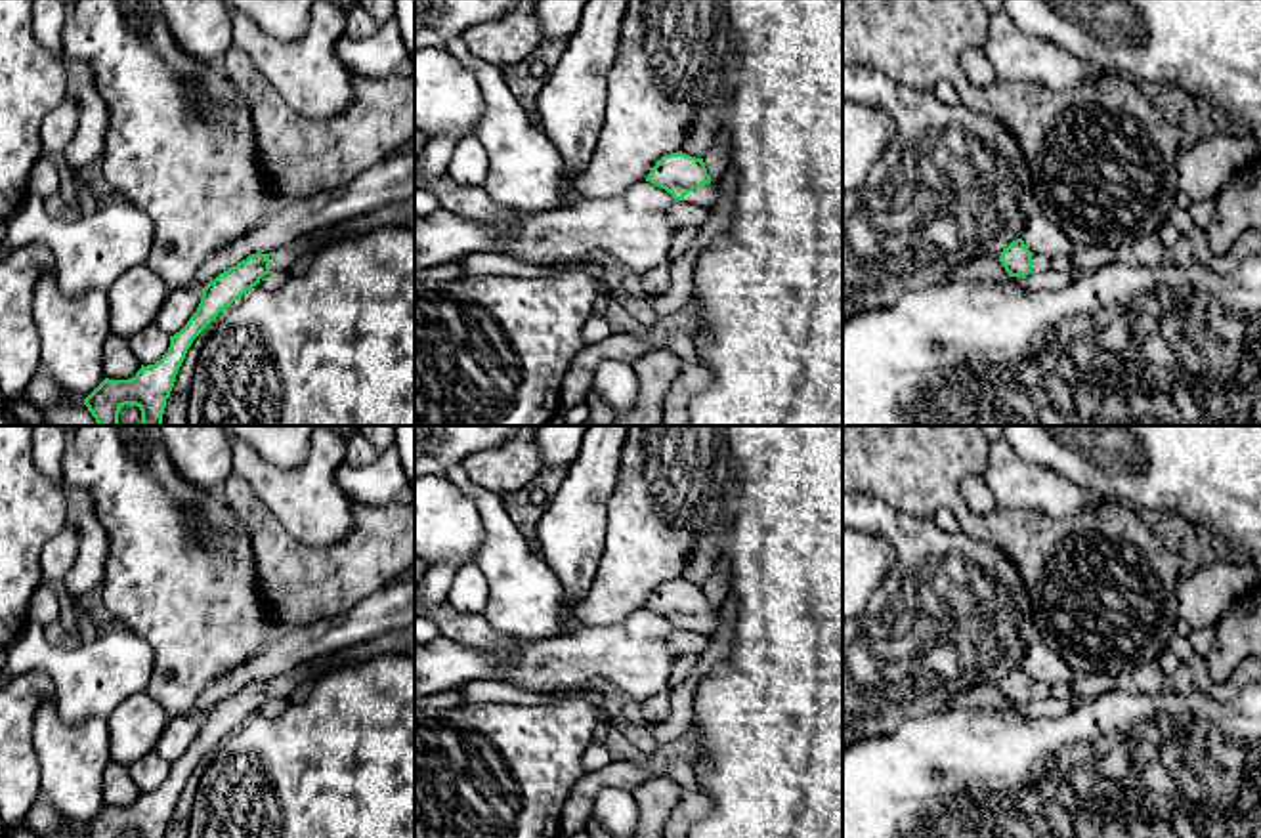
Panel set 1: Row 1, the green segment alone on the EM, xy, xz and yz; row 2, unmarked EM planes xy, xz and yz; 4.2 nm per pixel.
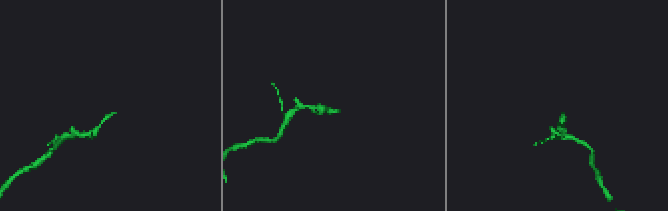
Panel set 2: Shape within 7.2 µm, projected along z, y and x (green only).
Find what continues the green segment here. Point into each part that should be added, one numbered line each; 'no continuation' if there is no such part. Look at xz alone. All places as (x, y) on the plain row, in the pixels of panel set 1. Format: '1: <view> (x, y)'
1: xz (707, 623)

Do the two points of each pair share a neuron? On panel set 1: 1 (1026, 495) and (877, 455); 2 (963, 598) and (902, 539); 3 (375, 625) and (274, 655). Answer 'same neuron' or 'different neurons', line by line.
1: different neurons
2: same neuron
3: same neuron

